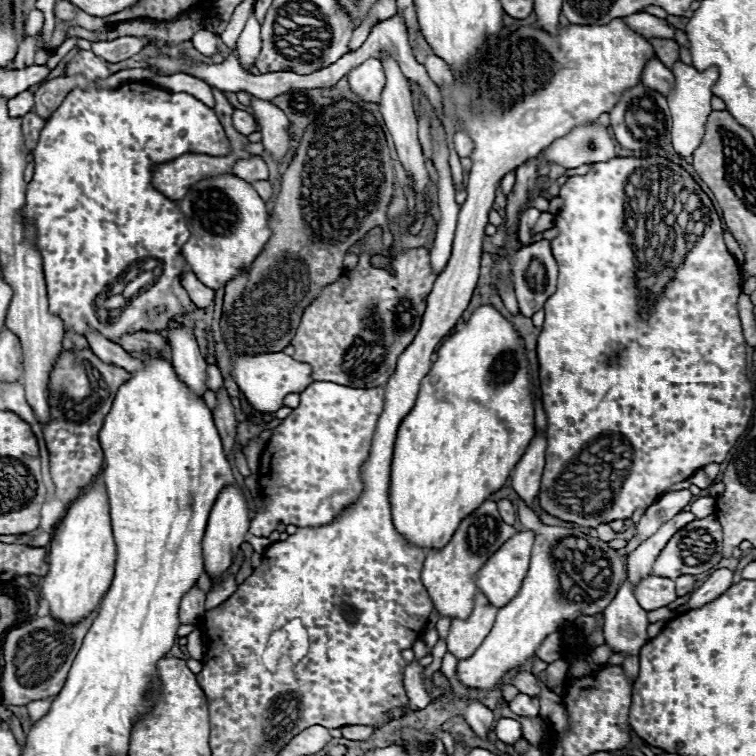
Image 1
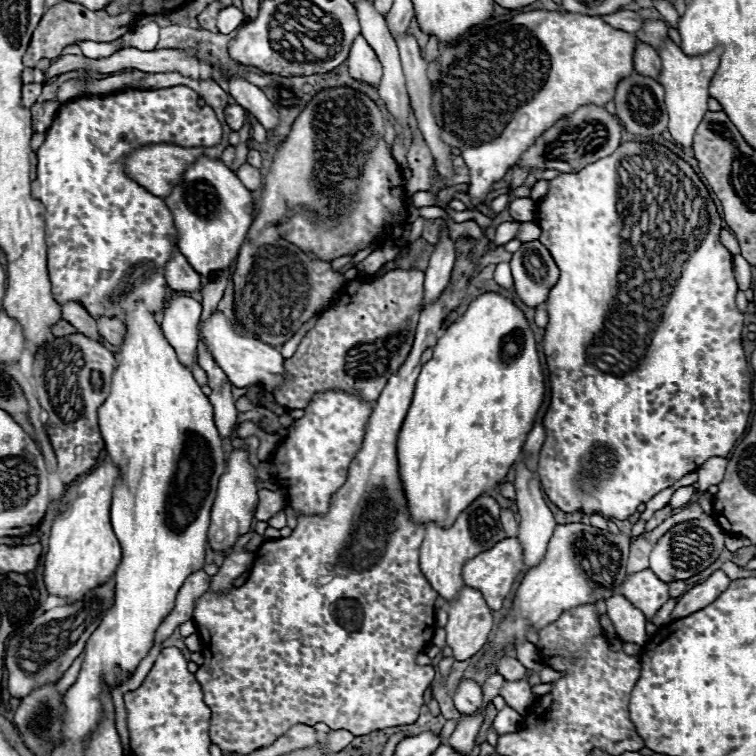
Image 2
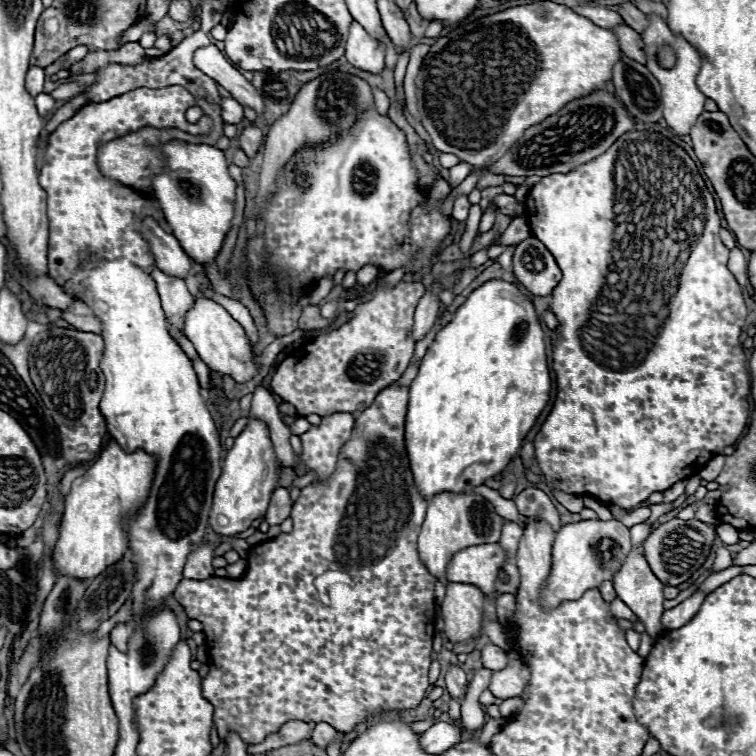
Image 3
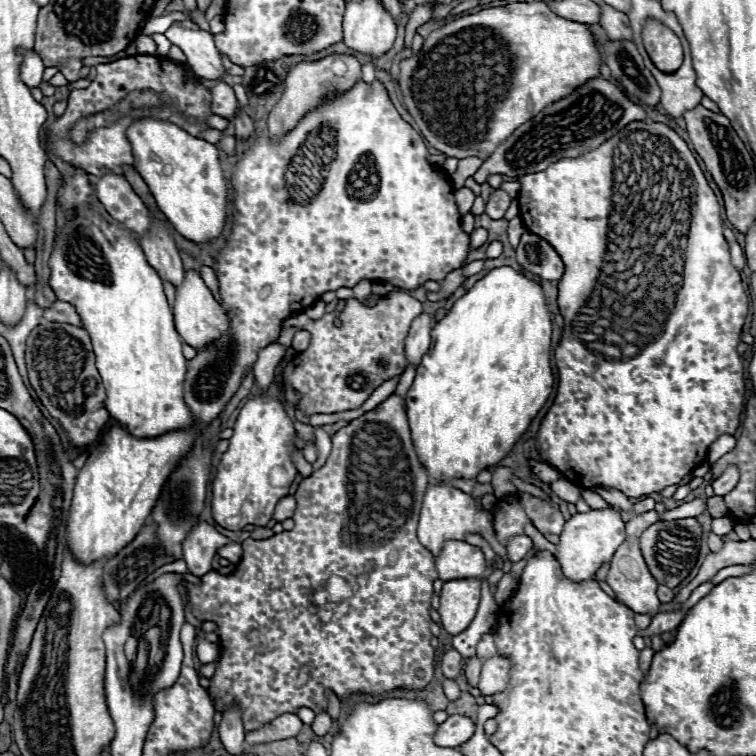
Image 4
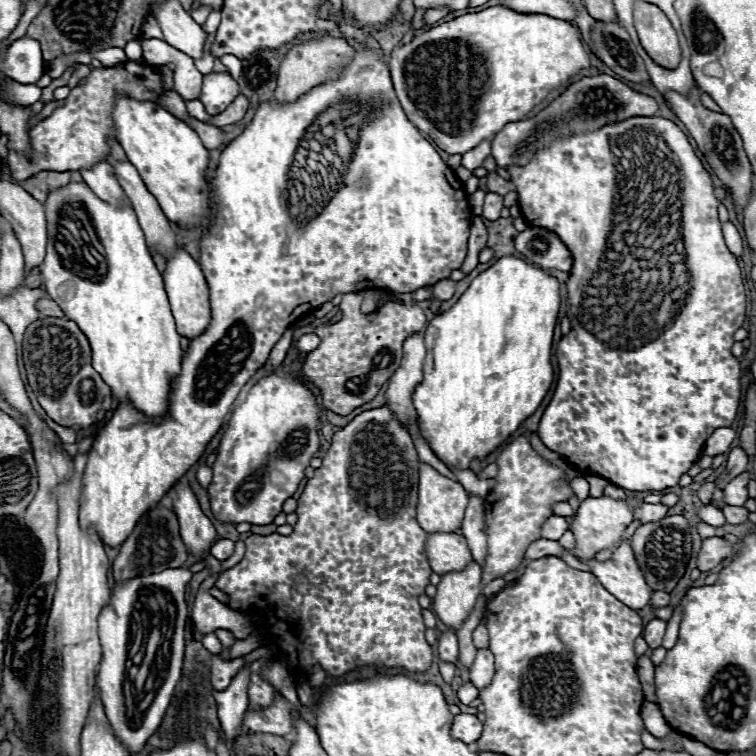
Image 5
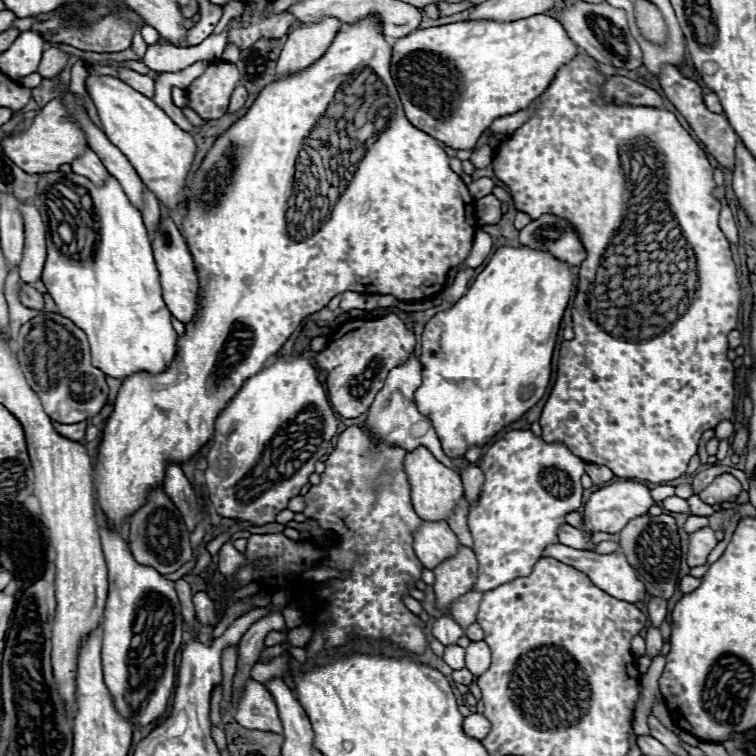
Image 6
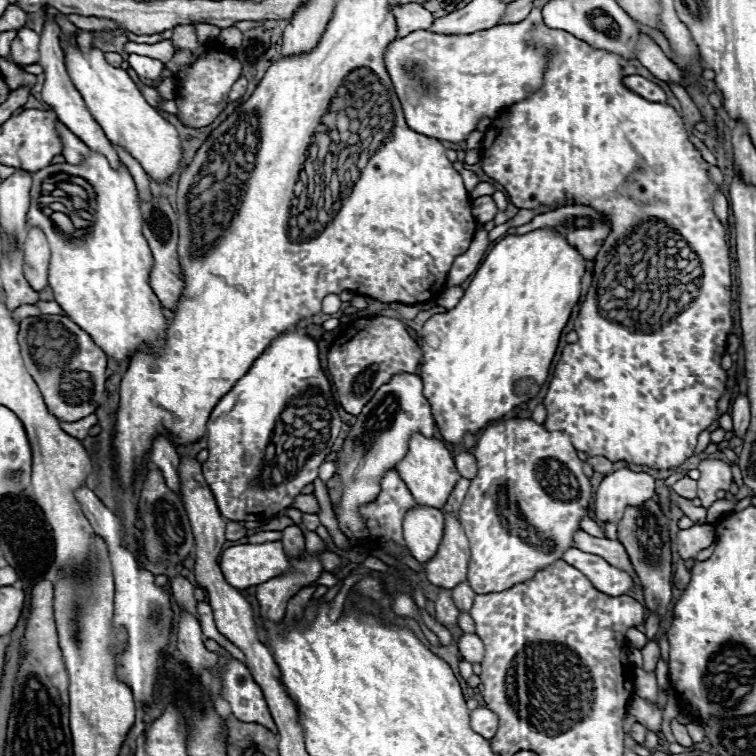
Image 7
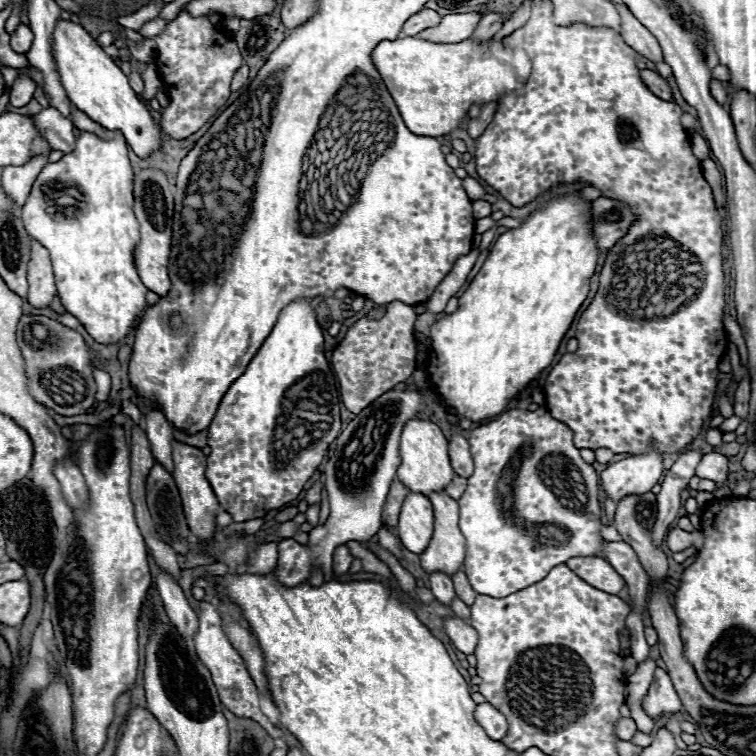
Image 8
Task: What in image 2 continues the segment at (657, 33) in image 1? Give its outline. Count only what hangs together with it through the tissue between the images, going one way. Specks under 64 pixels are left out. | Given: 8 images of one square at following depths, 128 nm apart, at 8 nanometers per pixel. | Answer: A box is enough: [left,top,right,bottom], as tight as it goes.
[600,10,642,34]

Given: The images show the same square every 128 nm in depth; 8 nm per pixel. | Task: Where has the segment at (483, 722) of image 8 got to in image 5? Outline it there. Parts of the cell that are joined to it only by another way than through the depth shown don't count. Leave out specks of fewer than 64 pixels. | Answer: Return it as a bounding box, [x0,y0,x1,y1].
[450,714,482,744]

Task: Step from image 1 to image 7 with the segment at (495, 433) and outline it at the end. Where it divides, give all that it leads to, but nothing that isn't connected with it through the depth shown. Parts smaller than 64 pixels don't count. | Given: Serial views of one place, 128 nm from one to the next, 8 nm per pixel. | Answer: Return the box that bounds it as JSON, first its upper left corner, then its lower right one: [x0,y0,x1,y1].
[420,228,584,442]

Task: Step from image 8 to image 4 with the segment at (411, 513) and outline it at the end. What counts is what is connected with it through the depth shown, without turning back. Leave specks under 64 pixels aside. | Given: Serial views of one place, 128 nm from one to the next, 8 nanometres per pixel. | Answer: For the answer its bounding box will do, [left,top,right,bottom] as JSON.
[436,540,490,580]

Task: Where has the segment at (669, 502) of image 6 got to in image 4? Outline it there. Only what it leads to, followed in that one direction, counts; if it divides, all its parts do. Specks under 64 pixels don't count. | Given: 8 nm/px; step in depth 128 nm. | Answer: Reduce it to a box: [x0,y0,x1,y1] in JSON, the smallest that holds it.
[592,488,704,614]

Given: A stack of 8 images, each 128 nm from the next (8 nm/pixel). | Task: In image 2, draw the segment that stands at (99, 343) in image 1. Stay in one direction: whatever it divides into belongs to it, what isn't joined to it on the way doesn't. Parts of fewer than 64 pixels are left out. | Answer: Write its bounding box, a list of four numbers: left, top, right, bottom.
[62,302,102,340]

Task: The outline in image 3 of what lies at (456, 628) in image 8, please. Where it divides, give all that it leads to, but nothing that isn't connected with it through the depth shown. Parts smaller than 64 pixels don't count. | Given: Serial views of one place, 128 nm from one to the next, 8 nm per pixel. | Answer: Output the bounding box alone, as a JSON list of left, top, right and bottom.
[488,652,528,700]

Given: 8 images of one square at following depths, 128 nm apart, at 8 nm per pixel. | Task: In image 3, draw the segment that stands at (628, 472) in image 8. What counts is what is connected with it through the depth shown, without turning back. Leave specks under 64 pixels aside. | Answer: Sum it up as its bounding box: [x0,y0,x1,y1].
[540,520,630,608]

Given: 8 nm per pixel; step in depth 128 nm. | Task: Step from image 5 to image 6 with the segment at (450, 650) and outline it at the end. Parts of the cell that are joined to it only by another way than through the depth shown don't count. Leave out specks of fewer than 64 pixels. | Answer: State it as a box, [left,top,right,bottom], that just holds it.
[432,612,464,646]

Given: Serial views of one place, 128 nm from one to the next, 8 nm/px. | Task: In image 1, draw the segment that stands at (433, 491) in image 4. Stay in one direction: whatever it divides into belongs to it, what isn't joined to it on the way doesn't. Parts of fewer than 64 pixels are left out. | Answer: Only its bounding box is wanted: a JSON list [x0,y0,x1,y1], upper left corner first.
[422,500,516,620]

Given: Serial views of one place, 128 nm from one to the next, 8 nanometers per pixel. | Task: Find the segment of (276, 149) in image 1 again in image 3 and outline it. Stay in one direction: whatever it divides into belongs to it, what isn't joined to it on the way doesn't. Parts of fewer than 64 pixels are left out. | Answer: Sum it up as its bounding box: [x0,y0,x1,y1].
[194,44,264,112]

